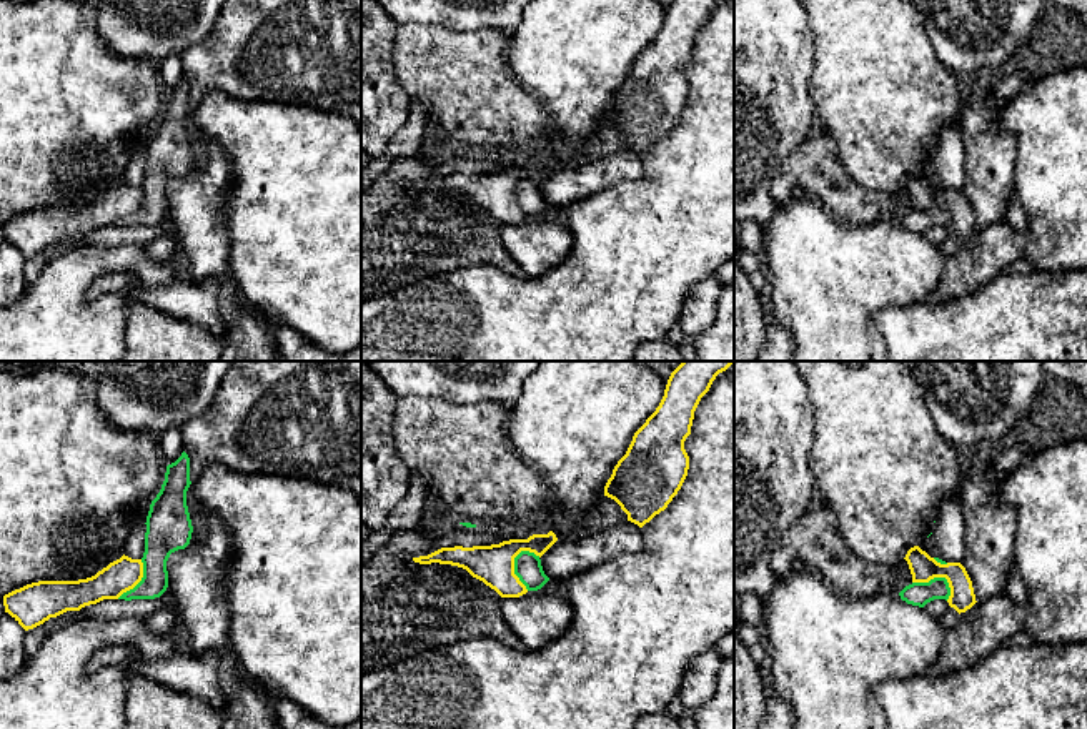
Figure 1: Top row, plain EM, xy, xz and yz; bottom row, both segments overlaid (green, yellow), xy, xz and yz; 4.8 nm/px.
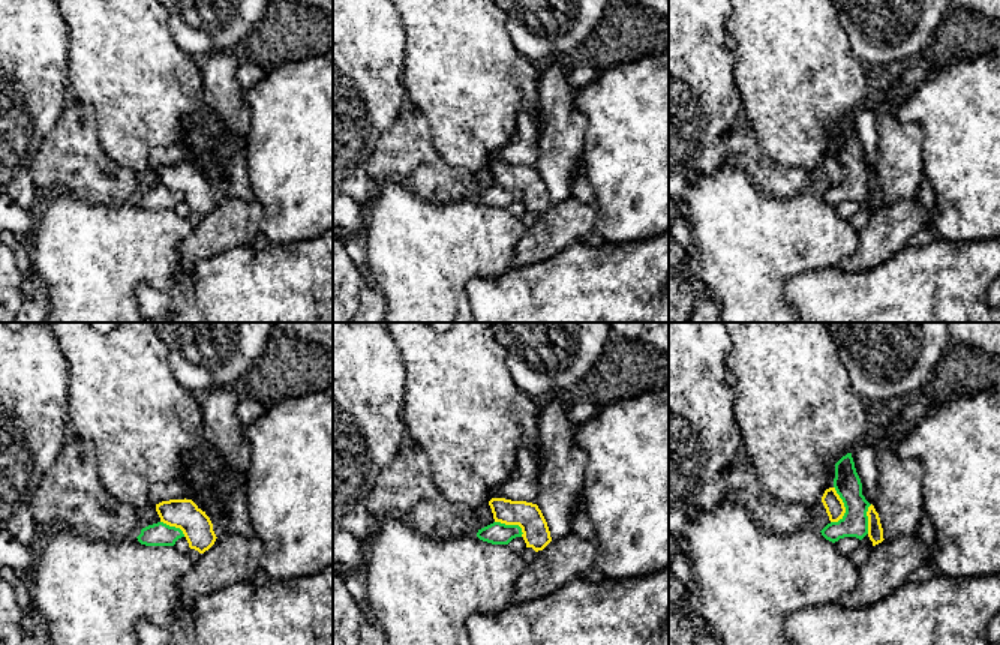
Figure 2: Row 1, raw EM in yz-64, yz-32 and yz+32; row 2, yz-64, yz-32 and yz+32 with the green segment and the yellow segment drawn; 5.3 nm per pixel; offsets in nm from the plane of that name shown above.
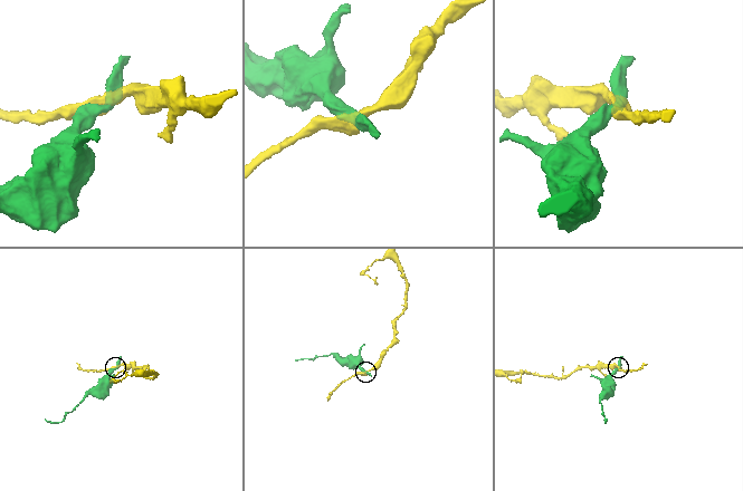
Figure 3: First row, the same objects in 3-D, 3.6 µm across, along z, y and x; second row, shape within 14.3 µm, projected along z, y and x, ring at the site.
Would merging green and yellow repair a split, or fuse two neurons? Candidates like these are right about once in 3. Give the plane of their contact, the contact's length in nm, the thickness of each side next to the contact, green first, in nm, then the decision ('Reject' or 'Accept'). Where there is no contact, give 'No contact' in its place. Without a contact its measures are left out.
Touches green in xz. Shared border 200 nm. Thickness 130 nm (green) against 190 nm. Reject

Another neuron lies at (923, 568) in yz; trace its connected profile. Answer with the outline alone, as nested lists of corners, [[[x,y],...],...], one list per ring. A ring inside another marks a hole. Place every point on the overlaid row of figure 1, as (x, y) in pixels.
[[[919,546],[911,548],[904,559],[909,564],[912,583],[929,583],[934,578],[946,578],[951,588],[947,603],[959,614],[977,603],[972,581],[960,563],[941,564]]]

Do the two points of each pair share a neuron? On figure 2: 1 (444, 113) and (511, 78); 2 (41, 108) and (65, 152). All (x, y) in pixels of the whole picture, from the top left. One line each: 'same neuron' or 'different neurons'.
1: same neuron
2: different neurons

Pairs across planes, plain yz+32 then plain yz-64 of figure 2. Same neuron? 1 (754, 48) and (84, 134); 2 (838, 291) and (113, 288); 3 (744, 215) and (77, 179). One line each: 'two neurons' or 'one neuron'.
1: two neurons
2: two neurons
3: two neurons

